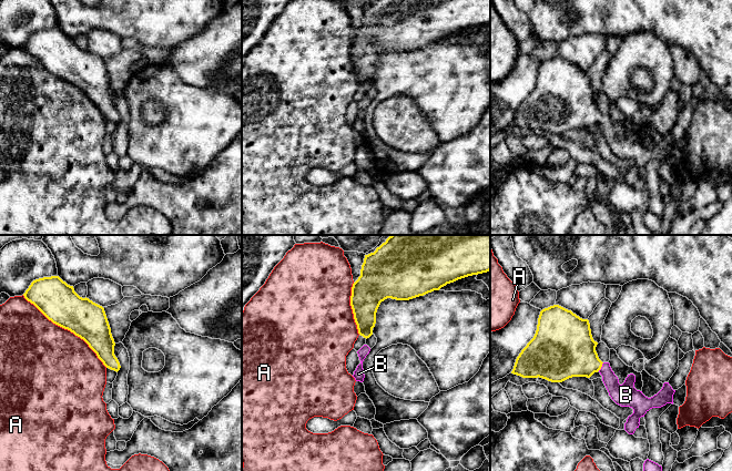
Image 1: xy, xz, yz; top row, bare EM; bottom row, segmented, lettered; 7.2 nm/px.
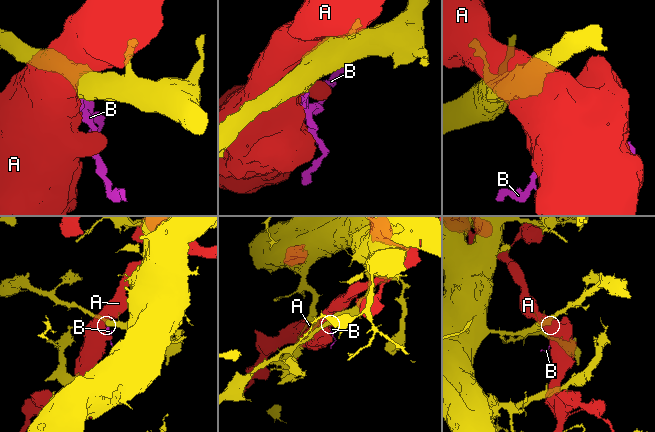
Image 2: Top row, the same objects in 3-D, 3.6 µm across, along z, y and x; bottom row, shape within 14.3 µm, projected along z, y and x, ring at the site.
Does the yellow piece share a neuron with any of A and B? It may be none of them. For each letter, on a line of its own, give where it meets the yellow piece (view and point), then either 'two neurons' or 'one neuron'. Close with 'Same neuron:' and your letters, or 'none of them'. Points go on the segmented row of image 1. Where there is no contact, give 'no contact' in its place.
A: xy (67, 328) | two neurons
B: yz (601, 366) | one neuron
Same neuron: B

